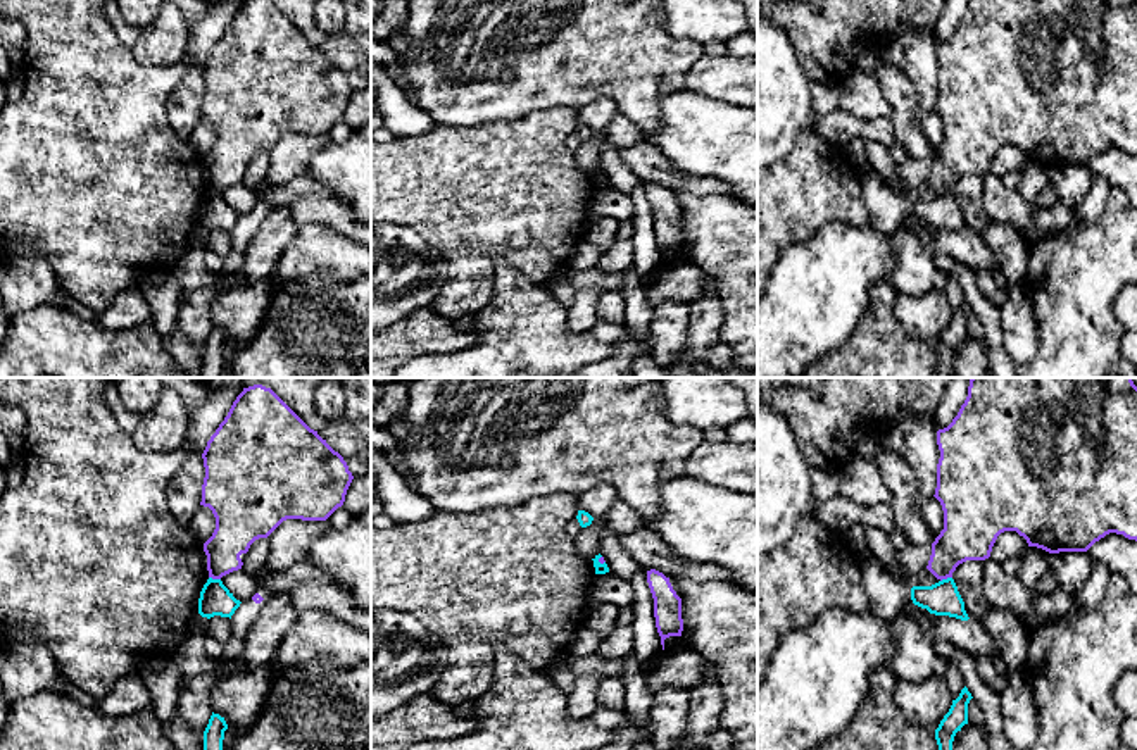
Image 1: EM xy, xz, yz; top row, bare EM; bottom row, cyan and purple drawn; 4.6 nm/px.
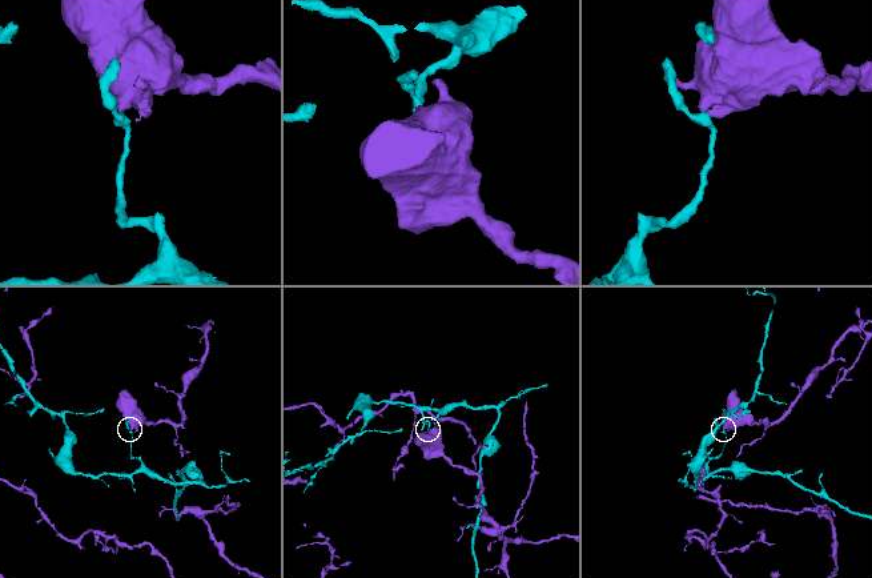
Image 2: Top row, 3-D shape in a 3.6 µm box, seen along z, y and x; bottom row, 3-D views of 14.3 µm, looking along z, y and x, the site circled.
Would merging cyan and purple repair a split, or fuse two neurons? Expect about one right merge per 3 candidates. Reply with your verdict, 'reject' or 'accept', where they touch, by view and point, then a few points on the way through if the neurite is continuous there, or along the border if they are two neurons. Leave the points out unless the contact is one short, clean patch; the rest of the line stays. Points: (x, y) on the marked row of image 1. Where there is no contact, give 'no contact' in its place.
reject; meets cyan in xy at (214, 580); border along xy (209, 576), (219, 580)

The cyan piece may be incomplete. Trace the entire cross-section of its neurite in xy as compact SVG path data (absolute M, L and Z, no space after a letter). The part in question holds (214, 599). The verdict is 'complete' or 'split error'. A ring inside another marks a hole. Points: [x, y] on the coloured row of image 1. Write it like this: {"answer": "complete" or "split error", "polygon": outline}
{"answer": "complete", "polygon": "M209 578L200 591L198 614L207 619L214 616L231 619L240 603L221 579Z"}

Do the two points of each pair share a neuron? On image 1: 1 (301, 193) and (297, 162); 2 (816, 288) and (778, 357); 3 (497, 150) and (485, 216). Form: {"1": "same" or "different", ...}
{"1": "different", "2": "same", "3": "same"}

